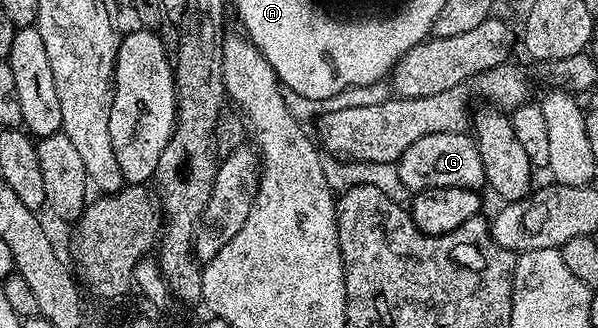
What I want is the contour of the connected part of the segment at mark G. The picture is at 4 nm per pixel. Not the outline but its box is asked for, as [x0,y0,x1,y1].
[398,131,486,193]

